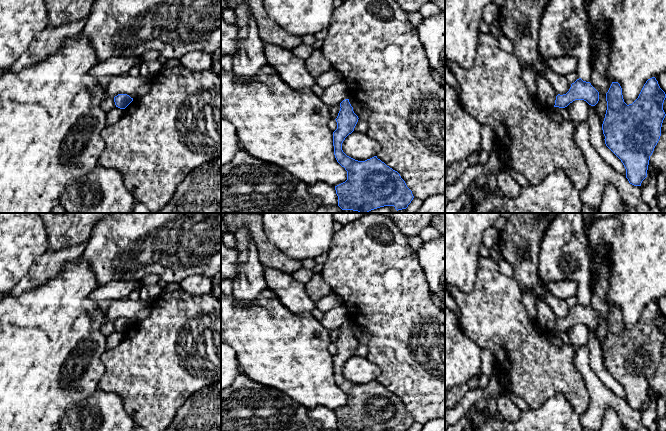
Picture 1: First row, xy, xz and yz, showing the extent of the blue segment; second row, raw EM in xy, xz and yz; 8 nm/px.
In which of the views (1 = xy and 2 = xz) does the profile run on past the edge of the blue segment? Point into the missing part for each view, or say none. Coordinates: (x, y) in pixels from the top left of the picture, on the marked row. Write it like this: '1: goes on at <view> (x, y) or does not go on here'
1: does not go on here
2: does not go on here

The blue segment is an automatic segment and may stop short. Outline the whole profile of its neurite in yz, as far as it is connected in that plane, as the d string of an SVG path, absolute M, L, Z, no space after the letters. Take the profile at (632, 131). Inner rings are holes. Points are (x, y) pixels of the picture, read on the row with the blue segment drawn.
M655 77L646 81L638 98L629 105L624 102L618 82L612 82L606 93L607 110L602 124L605 144L621 160L626 169L626 178L634 186L641 186L647 177L650 156L660 139L666 116L663 110L665 98L666 94Z

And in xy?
M118 94L114 97L115 105L120 109L125 109L132 101L133 98L127 94Z

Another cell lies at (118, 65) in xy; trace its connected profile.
M114 56L105 61L99 61L89 72L96 79L106 76L121 76L129 74L134 66L140 66L140 56Z

